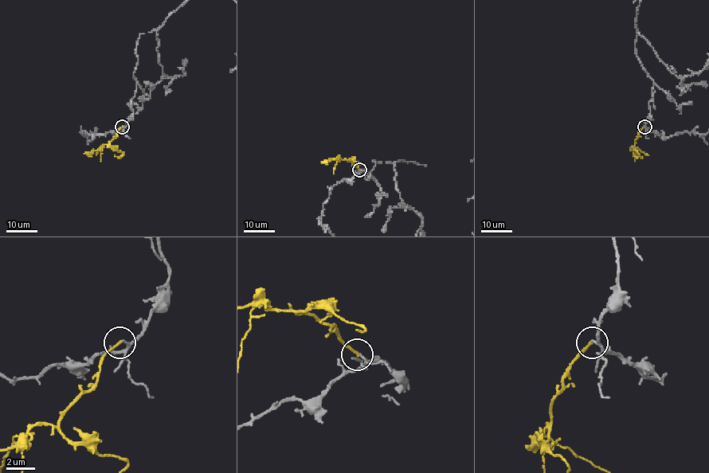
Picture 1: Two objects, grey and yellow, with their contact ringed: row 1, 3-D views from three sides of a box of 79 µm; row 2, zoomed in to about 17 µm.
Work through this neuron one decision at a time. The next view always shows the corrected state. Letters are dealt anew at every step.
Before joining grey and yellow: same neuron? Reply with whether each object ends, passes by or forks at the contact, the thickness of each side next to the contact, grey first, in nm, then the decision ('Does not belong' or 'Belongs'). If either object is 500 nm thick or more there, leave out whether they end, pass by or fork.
At the ring grey passes by. At the ring yellow ends. Thickness 120 nm (grey) against 200 nm. Belongs

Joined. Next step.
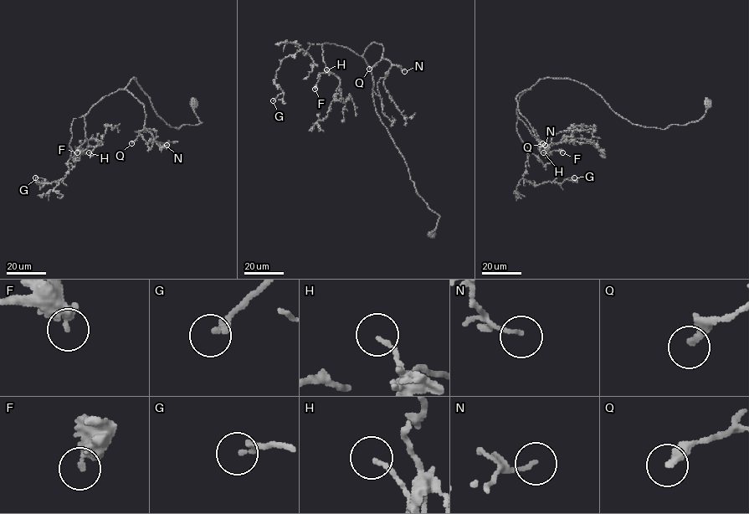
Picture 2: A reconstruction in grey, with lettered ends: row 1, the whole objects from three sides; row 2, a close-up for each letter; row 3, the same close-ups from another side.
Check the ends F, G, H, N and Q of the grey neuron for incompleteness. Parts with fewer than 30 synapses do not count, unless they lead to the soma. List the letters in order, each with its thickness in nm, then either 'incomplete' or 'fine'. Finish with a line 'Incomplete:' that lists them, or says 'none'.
F: calibre 300 nm; fine
G: calibre 200 nm; fine
H: calibre 120 nm; fine
N: calibre 130 nm; fine
Q: calibre 240 nm; incomplete
Incomplete: Q

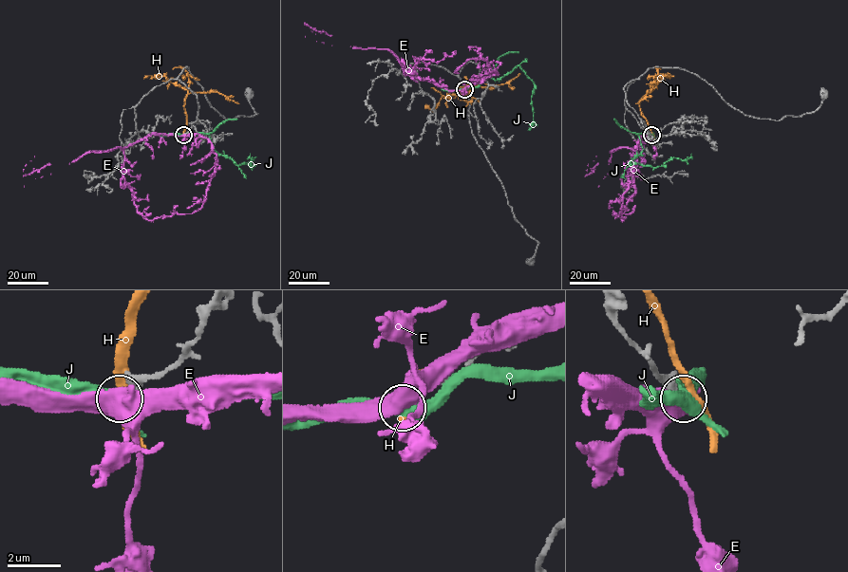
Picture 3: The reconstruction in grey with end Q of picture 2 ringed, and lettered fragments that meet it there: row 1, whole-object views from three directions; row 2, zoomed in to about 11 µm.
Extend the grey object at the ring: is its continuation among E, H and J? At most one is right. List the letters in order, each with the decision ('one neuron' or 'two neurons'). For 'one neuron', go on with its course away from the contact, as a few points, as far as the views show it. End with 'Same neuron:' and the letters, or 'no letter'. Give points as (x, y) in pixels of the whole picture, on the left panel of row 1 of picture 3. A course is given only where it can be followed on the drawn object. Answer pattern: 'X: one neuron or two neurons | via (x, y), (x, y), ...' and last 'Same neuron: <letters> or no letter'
E: two neurons
H: two neurons
J: two neurons
Same neuron: no letter

